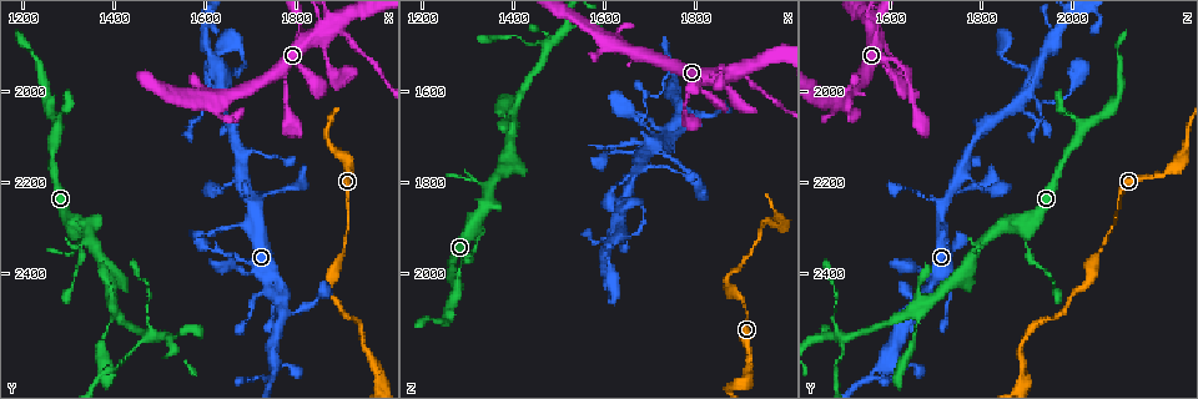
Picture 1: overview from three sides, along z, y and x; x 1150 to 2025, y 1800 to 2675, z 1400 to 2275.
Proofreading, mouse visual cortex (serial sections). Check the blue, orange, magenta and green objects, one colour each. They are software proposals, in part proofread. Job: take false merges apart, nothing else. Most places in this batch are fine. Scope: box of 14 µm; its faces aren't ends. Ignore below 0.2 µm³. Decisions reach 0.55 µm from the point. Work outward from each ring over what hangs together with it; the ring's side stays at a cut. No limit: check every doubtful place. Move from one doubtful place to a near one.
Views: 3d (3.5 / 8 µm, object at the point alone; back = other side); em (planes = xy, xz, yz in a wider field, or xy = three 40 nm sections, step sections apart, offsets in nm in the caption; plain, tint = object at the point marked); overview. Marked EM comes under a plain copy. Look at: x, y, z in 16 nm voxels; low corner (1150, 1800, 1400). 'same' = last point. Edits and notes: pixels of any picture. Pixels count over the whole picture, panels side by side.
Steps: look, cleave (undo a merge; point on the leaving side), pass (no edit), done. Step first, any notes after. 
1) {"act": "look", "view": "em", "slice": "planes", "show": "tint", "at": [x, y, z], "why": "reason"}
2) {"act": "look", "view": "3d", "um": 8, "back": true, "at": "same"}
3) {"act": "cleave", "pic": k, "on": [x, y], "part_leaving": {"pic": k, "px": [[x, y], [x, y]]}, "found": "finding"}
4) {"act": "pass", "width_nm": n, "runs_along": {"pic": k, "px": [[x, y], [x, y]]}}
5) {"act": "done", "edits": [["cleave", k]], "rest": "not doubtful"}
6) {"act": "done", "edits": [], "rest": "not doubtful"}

{"act": "look", "view": "3d", "um": 3.5, "at": [1475, 2545, 1505], "why": "arms part here"}

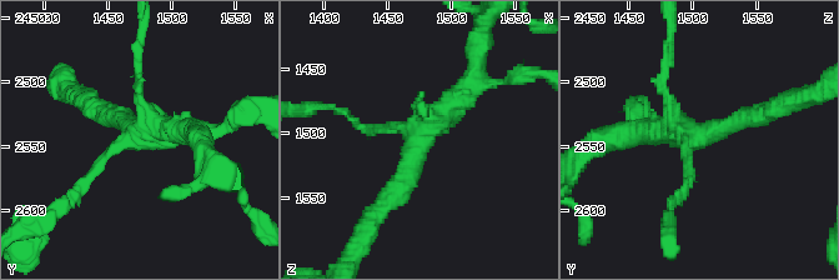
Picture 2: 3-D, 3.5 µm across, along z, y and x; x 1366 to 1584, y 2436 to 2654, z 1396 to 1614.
{"act": "look", "view": "em", "slice": "xy", "step": 3, "show": "tint", "at": [1472, 2542, 1500]}

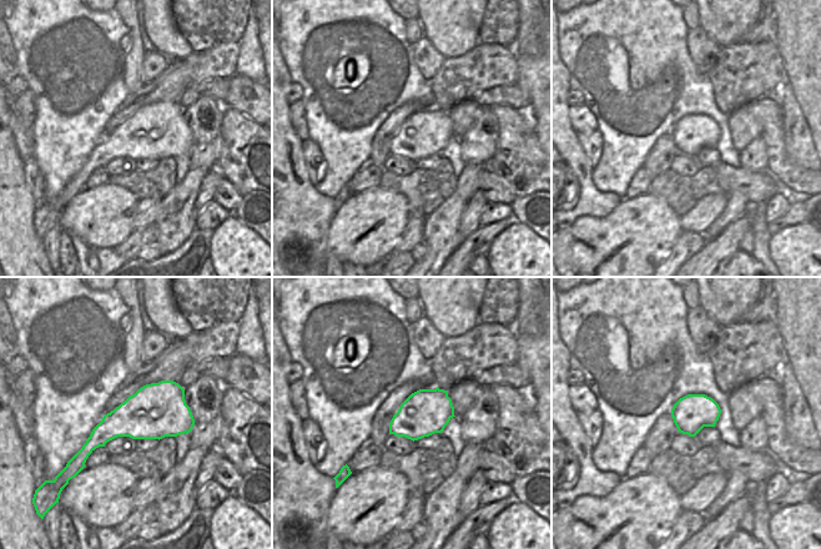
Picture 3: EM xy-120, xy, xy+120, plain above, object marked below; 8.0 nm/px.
{"act": "pass", "runs_along": {"pic": 2, "px": [[385, 201], [477, 74]]}, "found": "continuous, no second cell"}

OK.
{"act": "look", "view": "3d", "um": 8, "at": [1920, 1880, 1575], "why": "sudden change in width"}

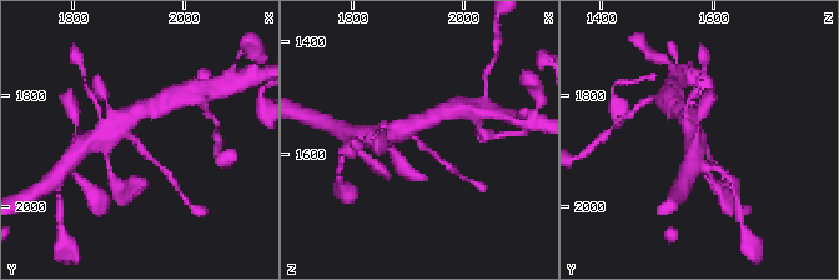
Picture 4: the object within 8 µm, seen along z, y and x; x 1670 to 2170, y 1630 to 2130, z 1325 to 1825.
{"act": "look", "view": "3d", "um": 3.5, "at": [1920, 1890, 1580]}

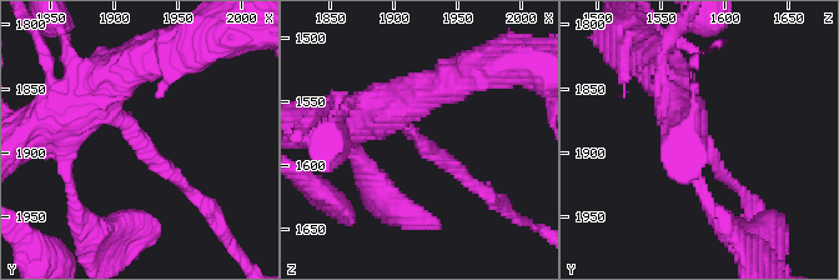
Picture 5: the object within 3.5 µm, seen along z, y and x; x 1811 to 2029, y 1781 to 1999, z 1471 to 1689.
{"act": "look", "view": "em", "slice": "xy", "step": 1, "show": "tint", "at": [1918, 1888, 1580], "why": "now the EM"}

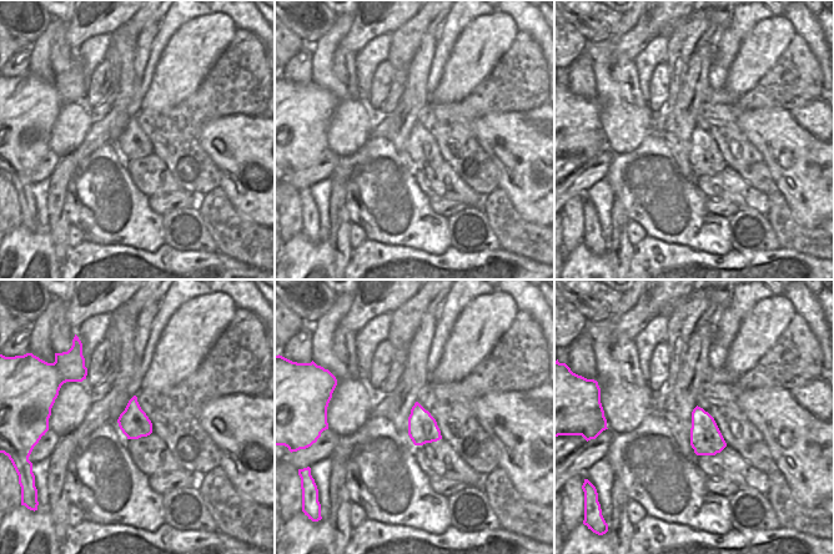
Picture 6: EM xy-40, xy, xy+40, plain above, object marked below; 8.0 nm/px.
{"act": "pass", "arm_widths_nm": [200, 500], "runs_along": {"pic": 5, "px": [[66, 115], [111, 110], [189, 191]]}, "found": "one cell here"}

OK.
{"act": "look", "view": "3d", "um": 3.5, "at": [1970, 2635, 1885]}

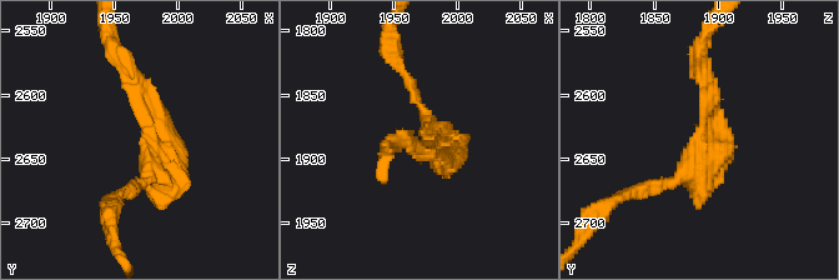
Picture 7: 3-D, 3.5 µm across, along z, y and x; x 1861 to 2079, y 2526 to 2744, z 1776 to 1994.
{"act": "look", "view": "em", "slice": "planes", "show": "tint", "at": [1978, 2632, 1886], "why": "shape alone is not enough"}

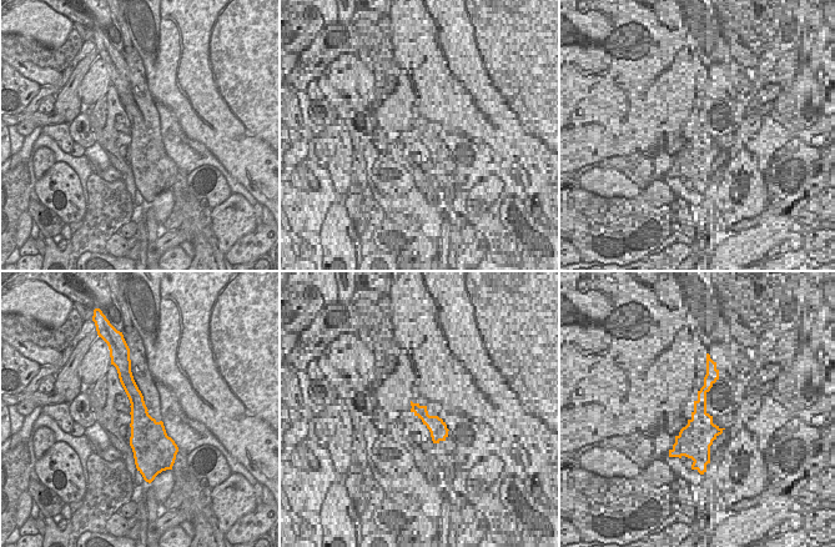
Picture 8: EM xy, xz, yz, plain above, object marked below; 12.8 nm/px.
{"act": "pass", "runs_along": {"pic": 7, "px": [[125, 64], [179, 186]]}, "found": "continuous, no second cell"}

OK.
{"act": "done", "edits": [], "rest": "not doubtful"}

